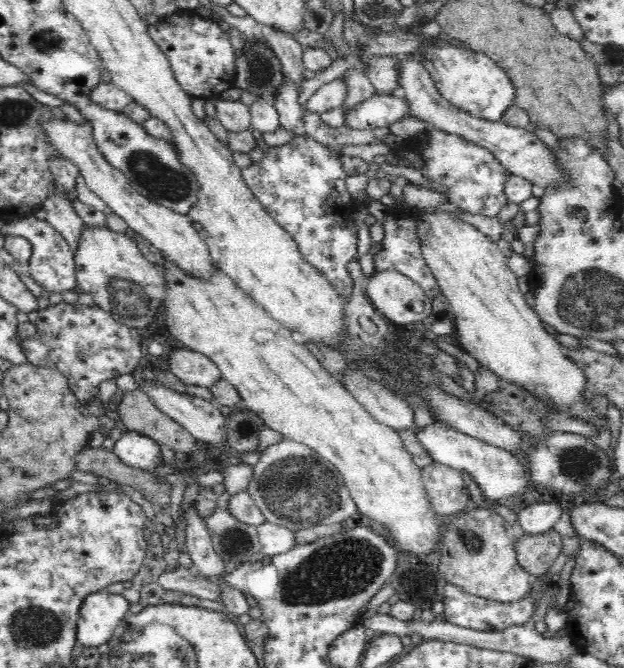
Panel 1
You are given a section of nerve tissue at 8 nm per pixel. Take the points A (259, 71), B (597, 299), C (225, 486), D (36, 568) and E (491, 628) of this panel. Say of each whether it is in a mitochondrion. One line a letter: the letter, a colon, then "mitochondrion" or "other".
A: mitochondrion
B: mitochondrion
C: other
D: other
E: other

